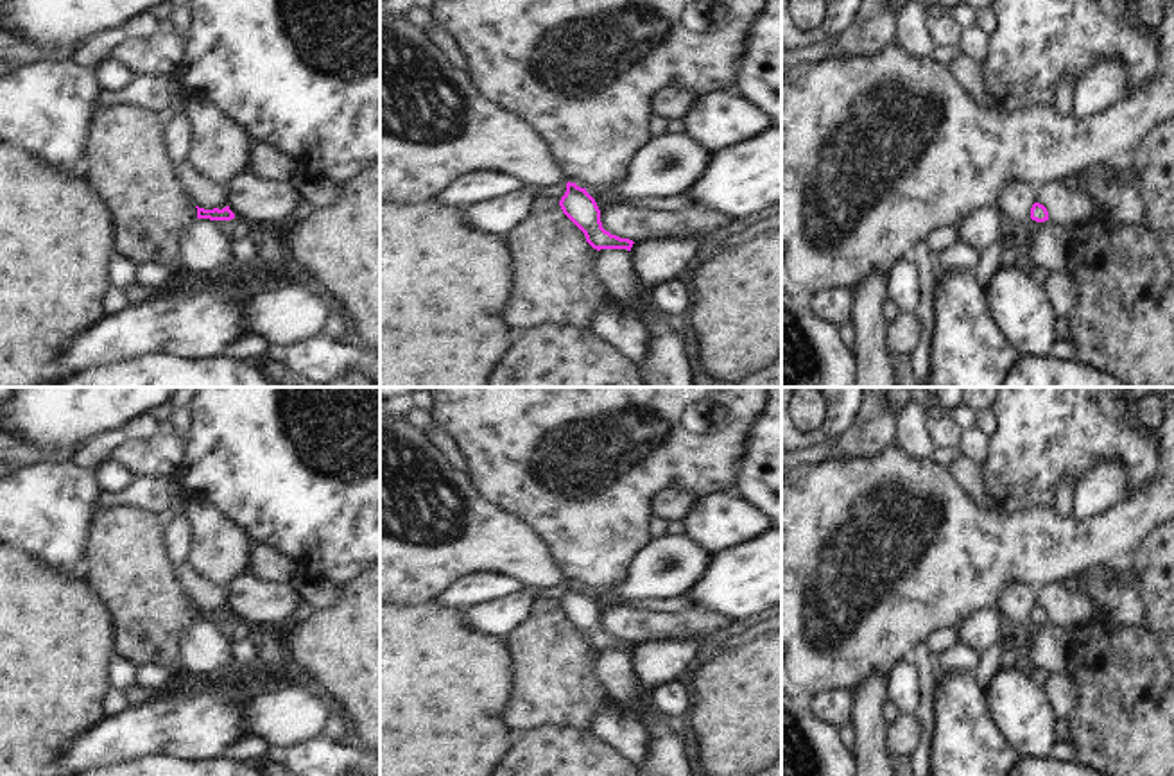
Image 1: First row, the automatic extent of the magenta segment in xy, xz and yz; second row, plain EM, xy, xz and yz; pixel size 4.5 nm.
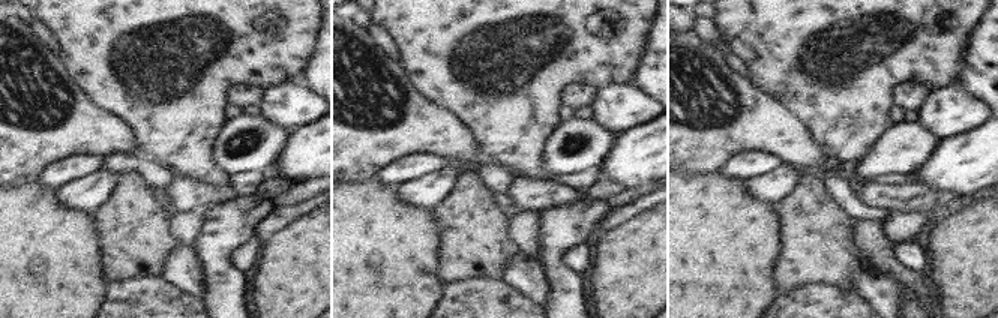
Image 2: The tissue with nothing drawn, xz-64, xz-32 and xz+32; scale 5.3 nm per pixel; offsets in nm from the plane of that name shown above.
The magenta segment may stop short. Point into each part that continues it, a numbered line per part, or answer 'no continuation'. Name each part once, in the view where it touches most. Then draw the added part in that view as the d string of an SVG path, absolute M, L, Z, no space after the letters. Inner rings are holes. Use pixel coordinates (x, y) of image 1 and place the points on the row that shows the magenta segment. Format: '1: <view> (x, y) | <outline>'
no continuation

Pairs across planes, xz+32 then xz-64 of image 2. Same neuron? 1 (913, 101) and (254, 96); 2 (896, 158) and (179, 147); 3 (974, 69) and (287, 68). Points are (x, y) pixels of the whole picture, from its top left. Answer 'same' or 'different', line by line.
1: same
2: different
3: different

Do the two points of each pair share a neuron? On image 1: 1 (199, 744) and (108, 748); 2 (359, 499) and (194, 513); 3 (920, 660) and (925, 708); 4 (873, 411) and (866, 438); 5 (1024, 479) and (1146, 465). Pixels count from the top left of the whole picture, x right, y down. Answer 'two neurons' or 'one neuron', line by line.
1: one neuron
2: two neurons
3: one neuron
4: one neuron
5: one neuron

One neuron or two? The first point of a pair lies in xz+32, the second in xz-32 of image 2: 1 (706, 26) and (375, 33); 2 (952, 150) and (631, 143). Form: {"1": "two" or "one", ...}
{"1": "two", "2": "one"}

